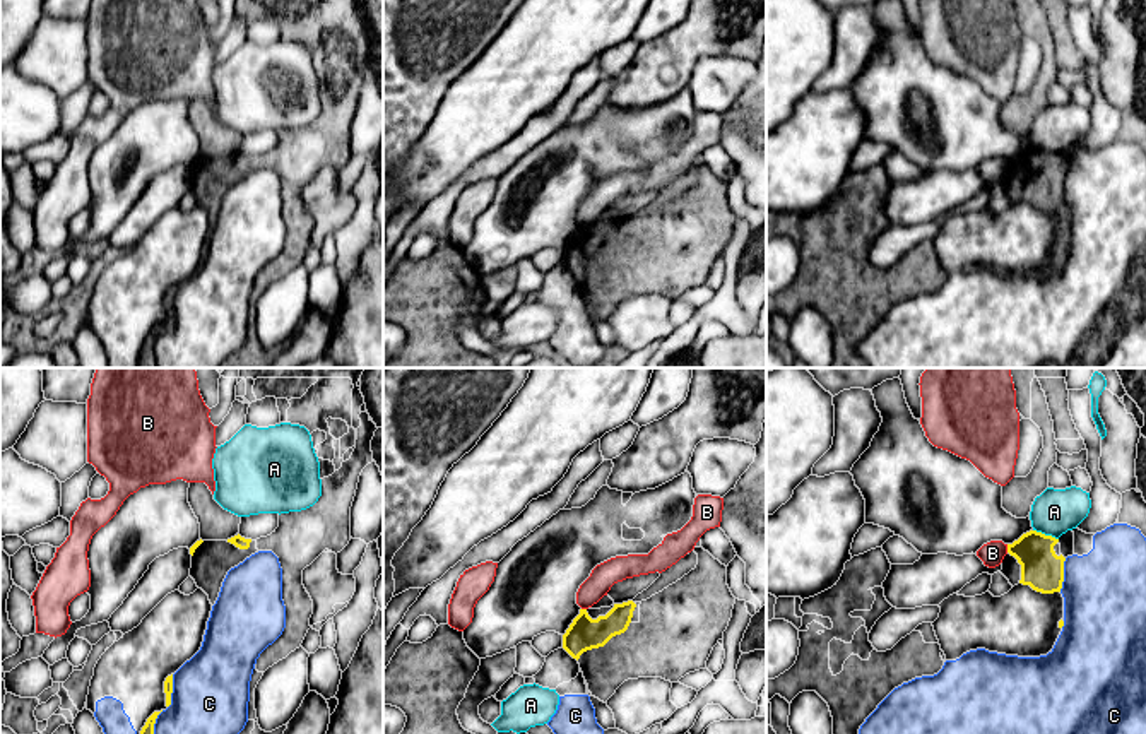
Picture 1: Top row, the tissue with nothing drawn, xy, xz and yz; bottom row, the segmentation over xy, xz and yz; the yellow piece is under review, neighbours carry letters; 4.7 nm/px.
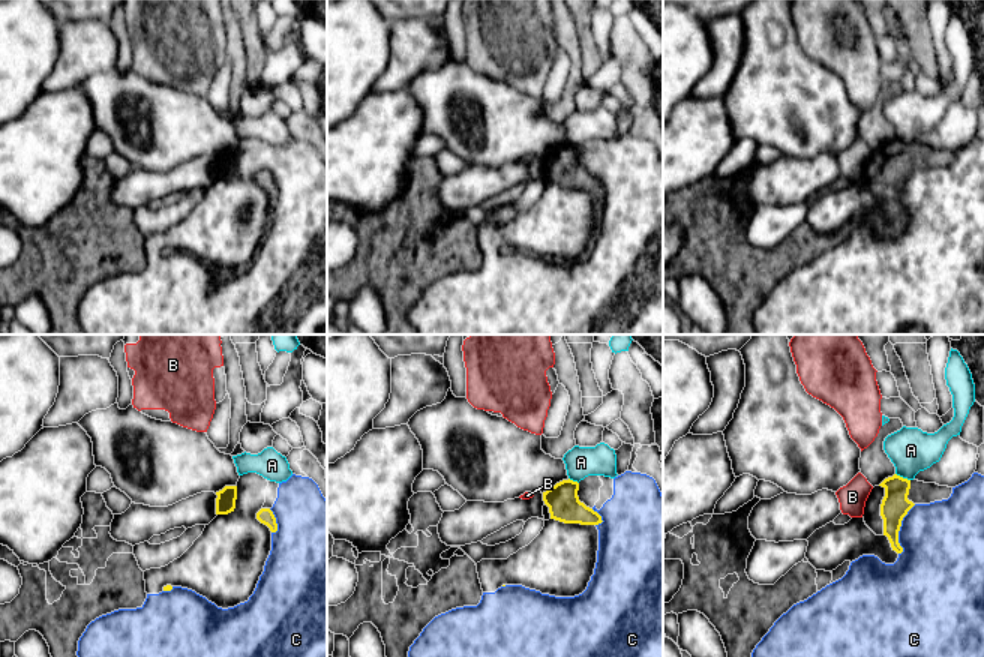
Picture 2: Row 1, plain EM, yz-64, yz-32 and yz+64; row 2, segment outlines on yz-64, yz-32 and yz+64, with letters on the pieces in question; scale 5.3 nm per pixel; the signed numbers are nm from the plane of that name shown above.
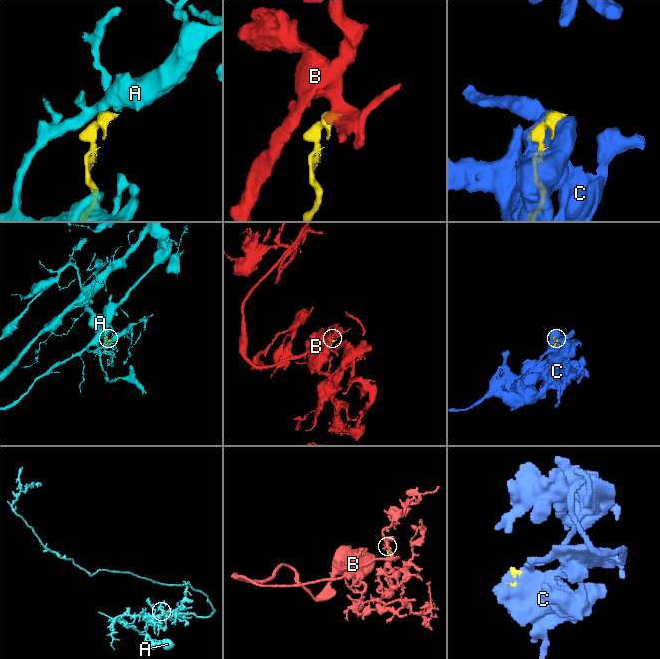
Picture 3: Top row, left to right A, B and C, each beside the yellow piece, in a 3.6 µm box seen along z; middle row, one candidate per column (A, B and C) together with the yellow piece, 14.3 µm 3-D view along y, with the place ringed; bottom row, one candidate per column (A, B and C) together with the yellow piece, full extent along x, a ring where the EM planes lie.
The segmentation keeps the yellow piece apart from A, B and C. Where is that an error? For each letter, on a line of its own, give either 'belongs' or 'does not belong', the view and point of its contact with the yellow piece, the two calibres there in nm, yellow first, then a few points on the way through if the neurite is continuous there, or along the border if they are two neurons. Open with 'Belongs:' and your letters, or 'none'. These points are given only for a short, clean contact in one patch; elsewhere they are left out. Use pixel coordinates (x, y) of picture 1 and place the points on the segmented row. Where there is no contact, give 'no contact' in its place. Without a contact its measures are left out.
Belongs: none
A: does not belong; meets yellow in yz at (1044, 534); 190 nm thick on the yellow side, 220 nm on the other; border along yz (1033, 529), (1057, 539)
B: does not belong; meets yellow in yz at (1008, 548); 190 nm thick on the yellow side, 120 nm on the other; border along yz (1006, 544), (1008, 551)
C: does not belong; meets yellow in yz at (1063, 575); 190 nm thick on the yellow side, 380 nm on the other

